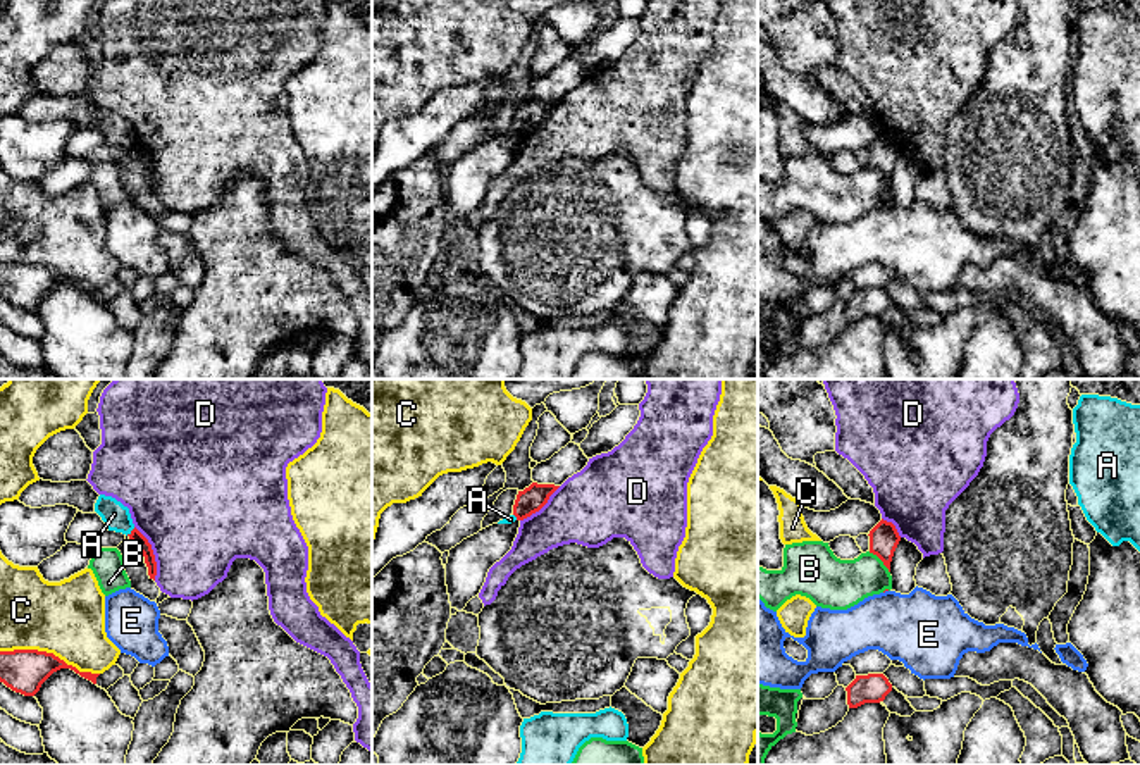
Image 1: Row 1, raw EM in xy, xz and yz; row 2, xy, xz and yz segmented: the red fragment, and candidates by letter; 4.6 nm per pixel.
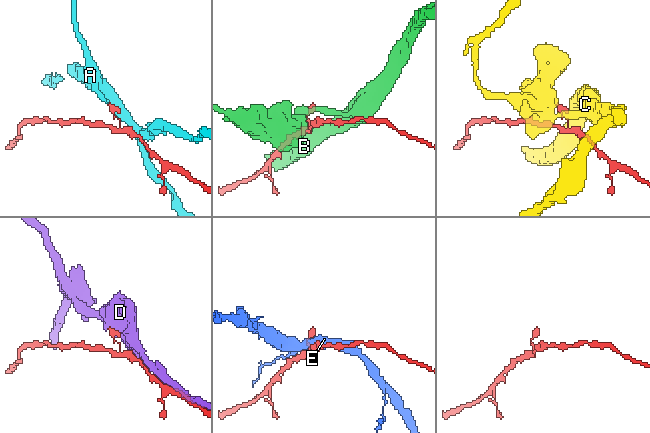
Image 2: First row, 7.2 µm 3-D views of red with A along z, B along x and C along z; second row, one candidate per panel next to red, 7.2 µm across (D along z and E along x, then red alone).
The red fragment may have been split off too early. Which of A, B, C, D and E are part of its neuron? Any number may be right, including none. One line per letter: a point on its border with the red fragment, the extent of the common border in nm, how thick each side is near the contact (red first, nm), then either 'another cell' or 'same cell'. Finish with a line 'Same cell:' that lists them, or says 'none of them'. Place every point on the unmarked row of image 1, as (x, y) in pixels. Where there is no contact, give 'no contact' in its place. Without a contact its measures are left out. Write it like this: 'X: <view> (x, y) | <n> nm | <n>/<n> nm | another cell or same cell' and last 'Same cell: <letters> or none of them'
A: xy (131, 145) | 60 nm | 70/120 nm | same cell
B: yz (880, 173) | 140 nm | 140/240 nm | another cell
C: xy (50, 267) | 480 nm | 200/360 nm | another cell
D: xy (152, 167) | 280 nm | 70/480 nm | another cell
E: yz (885, 204) | 30 nm | 20/360 nm | another cell
Same cell: A

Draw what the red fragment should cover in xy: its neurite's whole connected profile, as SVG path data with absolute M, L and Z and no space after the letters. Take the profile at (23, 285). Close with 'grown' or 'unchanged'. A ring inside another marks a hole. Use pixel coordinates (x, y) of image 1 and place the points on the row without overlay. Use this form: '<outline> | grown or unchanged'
M38 264L0 265L0 296L3 296L7 302L24 310L34 310L40 305L41 298L53 286L60 283L71 283L81 291L91 295L93 298L96 298L96 291L100 289L100 288L91 288L91 286L79 286L76 281L67 279L64 274L60 274L53 267L46 267L46 265L38 265Z | unchanged

